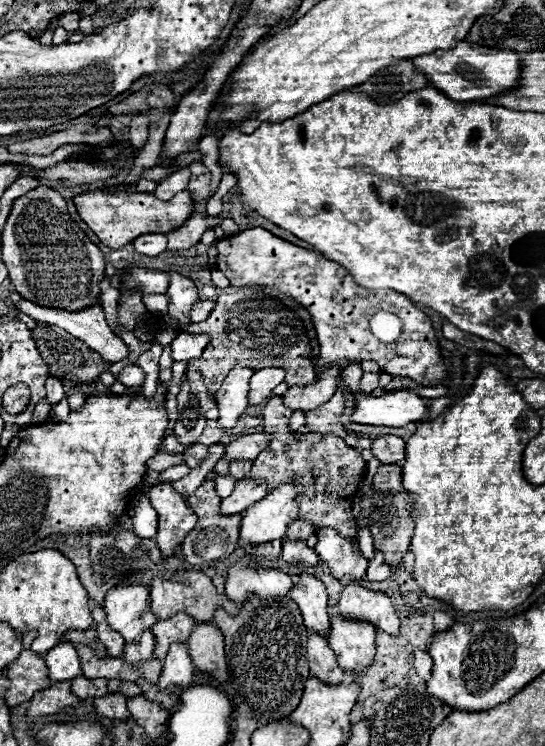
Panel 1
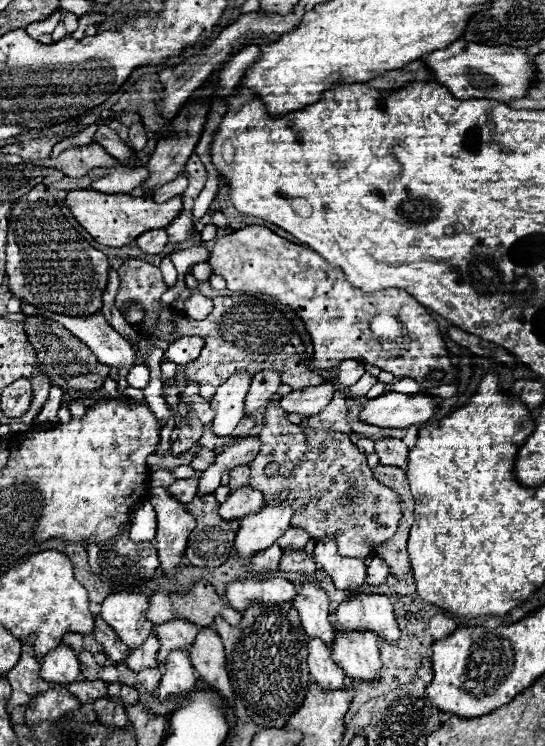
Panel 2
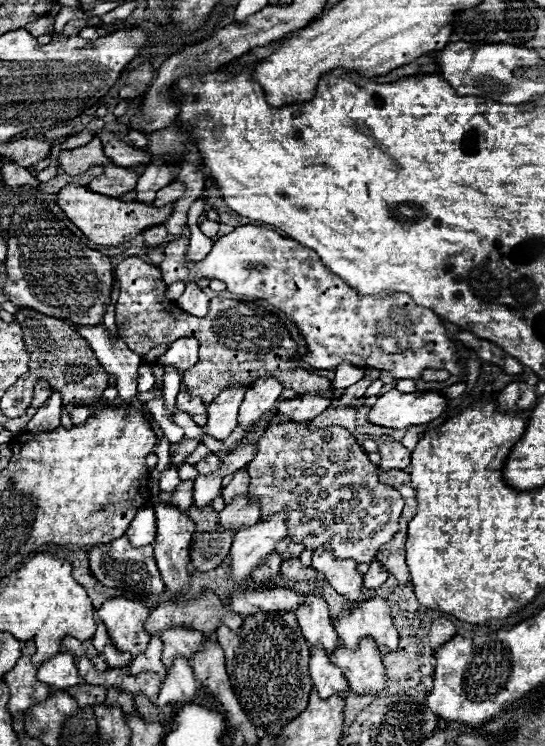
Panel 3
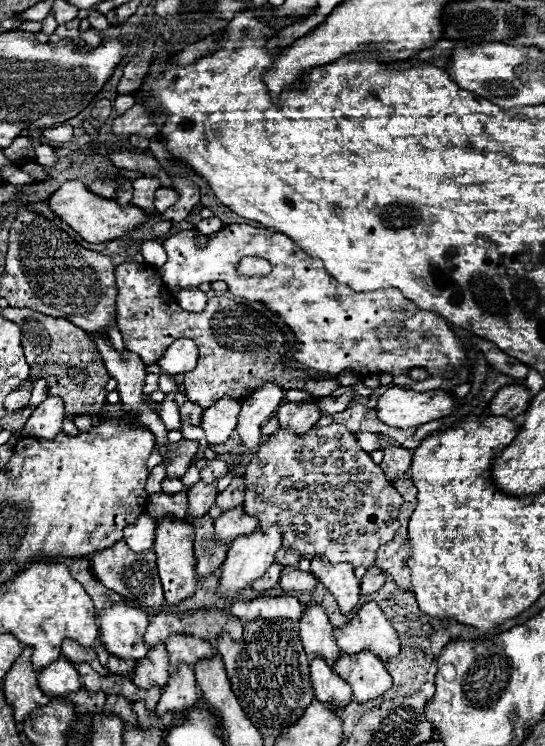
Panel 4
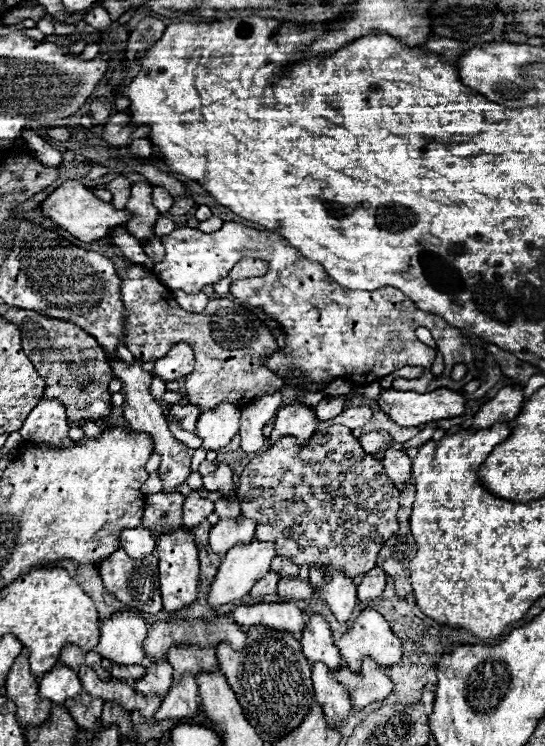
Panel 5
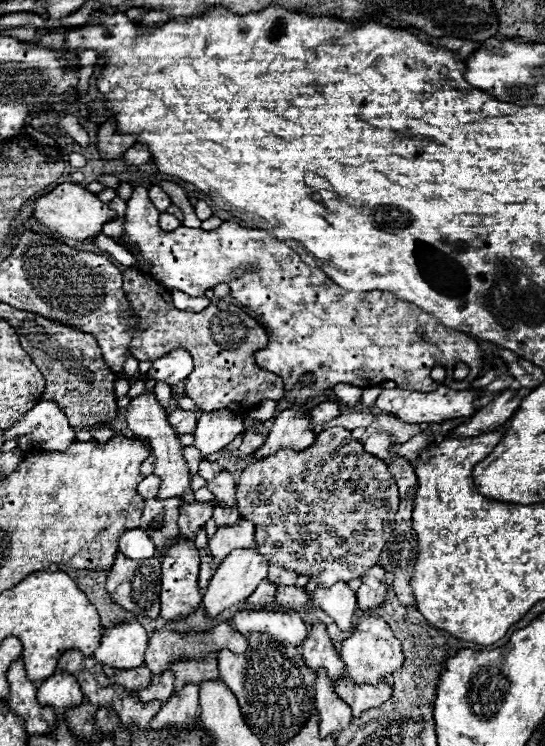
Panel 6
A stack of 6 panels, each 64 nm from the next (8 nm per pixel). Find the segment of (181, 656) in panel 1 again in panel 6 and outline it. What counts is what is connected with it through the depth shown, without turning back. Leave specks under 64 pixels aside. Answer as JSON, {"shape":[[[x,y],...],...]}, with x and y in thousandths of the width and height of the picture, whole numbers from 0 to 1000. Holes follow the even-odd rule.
{"shape":[[[341,917],[334,925],[319,928],[297,952],[275,968],[279,979],[297,973],[349,973],[363,962],[363,920]]]}

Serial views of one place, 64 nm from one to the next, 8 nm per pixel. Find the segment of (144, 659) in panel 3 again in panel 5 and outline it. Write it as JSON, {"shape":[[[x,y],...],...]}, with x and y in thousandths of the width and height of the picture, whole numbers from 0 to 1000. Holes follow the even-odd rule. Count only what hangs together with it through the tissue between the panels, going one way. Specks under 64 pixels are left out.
{"shape":[[[305,882],[286,887],[268,887],[268,906],[261,906],[261,912],[253,909],[242,920],[257,930],[290,928],[294,933],[301,933],[316,920],[316,893],[308,890]]]}

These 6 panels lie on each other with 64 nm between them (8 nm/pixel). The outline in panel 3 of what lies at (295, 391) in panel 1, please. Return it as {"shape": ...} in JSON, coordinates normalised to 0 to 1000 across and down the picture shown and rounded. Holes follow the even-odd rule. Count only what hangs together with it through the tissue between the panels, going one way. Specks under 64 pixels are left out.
{"shape":[[[609,523],[558,525],[558,528],[543,528],[539,534],[510,539],[506,550],[510,555],[532,558],[532,563],[543,568],[569,568],[569,563],[591,555],[606,544],[606,539],[609,539]]]}

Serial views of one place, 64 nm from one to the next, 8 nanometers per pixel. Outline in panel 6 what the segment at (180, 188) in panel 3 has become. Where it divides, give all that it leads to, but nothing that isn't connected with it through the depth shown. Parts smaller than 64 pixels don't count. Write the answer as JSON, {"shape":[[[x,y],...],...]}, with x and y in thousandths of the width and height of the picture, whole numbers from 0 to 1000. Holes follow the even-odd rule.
{"shape":[[[275,249],[275,268],[283,271],[283,276],[294,282],[294,284],[305,284],[312,279],[312,265],[308,260],[294,252],[294,249]]]}

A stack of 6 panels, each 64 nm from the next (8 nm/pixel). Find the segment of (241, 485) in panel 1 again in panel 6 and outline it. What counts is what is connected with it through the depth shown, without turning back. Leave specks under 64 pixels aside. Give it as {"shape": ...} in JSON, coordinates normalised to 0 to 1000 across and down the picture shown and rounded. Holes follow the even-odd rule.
{"shape":[[[437,697],[437,702],[407,705],[396,710],[396,716],[382,724],[385,740],[393,748],[411,751],[422,737],[429,735],[466,735],[466,702],[455,697]]]}

